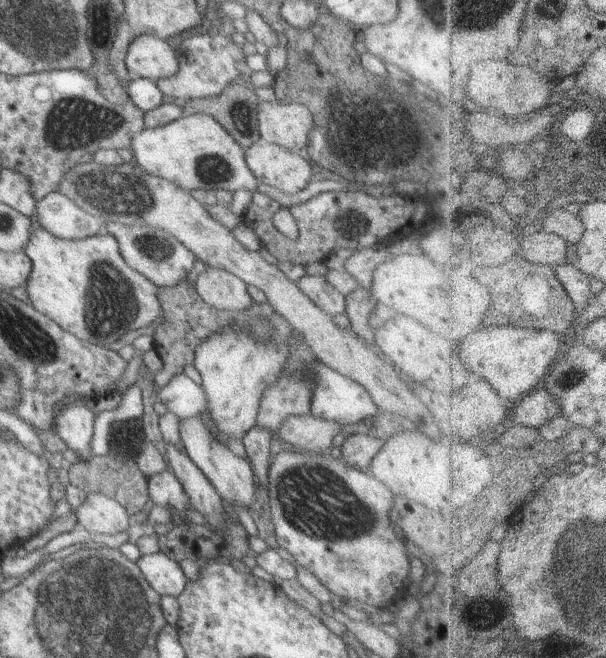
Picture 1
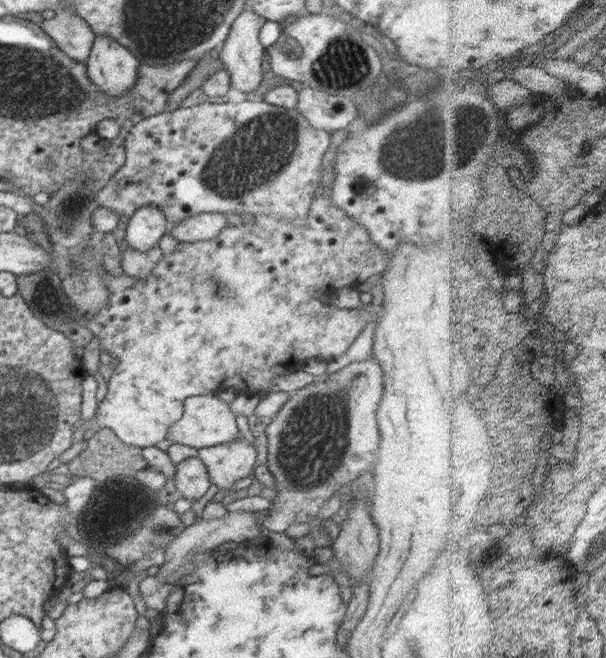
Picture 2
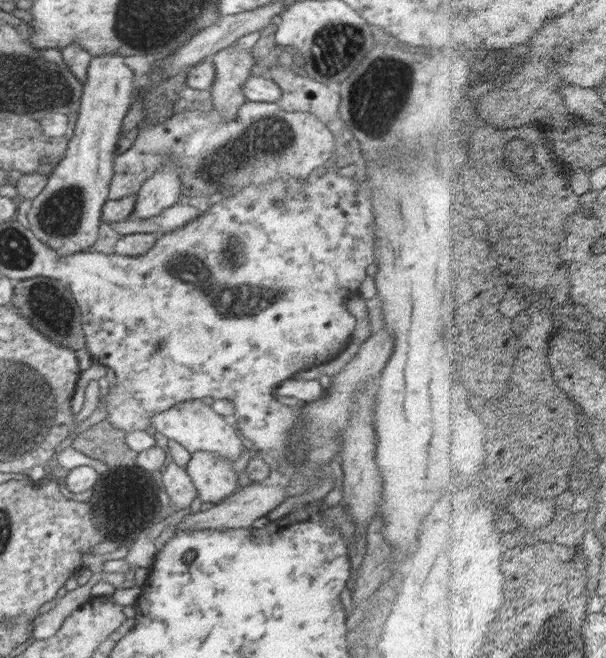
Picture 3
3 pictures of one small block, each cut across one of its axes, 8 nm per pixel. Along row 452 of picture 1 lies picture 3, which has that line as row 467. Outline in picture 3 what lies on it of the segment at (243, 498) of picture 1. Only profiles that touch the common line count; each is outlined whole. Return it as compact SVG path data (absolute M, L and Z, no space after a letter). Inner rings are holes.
M208 451L191 453L186 466L202 502L218 503L239 488L233 462Z

